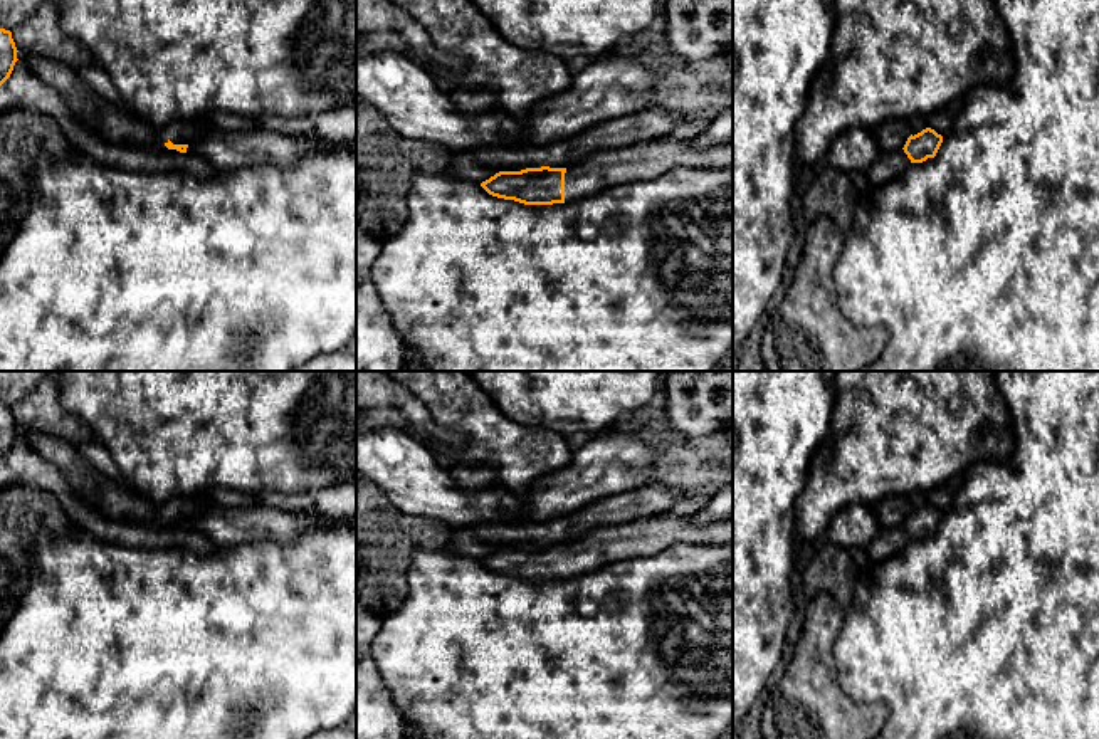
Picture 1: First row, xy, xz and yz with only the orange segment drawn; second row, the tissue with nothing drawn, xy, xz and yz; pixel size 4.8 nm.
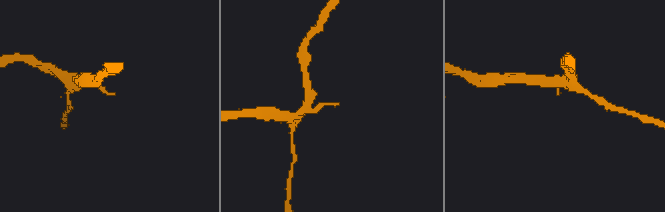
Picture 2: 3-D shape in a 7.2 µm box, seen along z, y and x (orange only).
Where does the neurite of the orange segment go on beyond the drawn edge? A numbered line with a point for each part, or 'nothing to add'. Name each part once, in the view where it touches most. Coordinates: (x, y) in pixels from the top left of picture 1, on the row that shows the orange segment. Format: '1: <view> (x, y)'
1: xz (647, 160)

